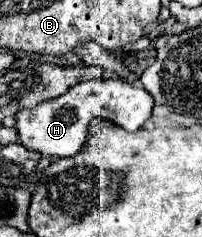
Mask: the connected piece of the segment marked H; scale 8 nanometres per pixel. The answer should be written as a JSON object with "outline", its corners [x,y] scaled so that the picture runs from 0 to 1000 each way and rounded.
{"outline":[[[495,329],[426,338],[356,363],[327,397],[228,422],[149,464],[99,464],[79,481],[79,549],[109,616],[129,633],[188,641],[257,667],[366,658],[436,574],[436,532],[465,498],[554,506],[634,557],[673,557],[752,481],[762,422],[703,363],[663,363],[604,329]]]}

